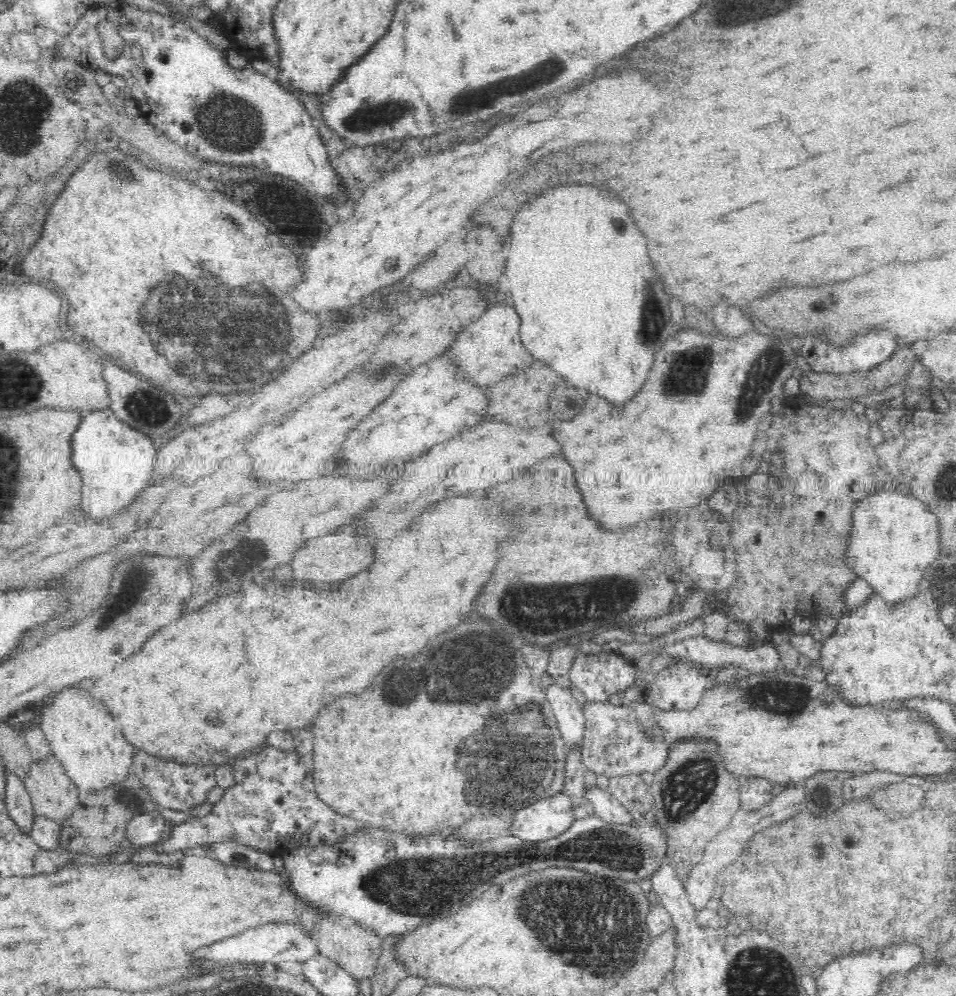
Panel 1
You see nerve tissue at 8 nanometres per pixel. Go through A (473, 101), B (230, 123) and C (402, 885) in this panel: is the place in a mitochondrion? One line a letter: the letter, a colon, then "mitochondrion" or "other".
A: mitochondrion
B: mitochondrion
C: mitochondrion

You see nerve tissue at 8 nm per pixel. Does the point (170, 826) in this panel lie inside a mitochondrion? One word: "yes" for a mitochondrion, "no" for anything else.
no

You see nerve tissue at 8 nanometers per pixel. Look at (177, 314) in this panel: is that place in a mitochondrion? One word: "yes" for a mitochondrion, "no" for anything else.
yes

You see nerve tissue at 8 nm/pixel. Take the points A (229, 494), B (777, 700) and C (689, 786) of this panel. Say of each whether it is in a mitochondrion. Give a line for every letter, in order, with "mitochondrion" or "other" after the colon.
A: other
B: mitochondrion
C: mitochondrion

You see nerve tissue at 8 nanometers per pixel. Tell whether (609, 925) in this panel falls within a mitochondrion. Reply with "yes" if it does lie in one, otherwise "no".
yes

